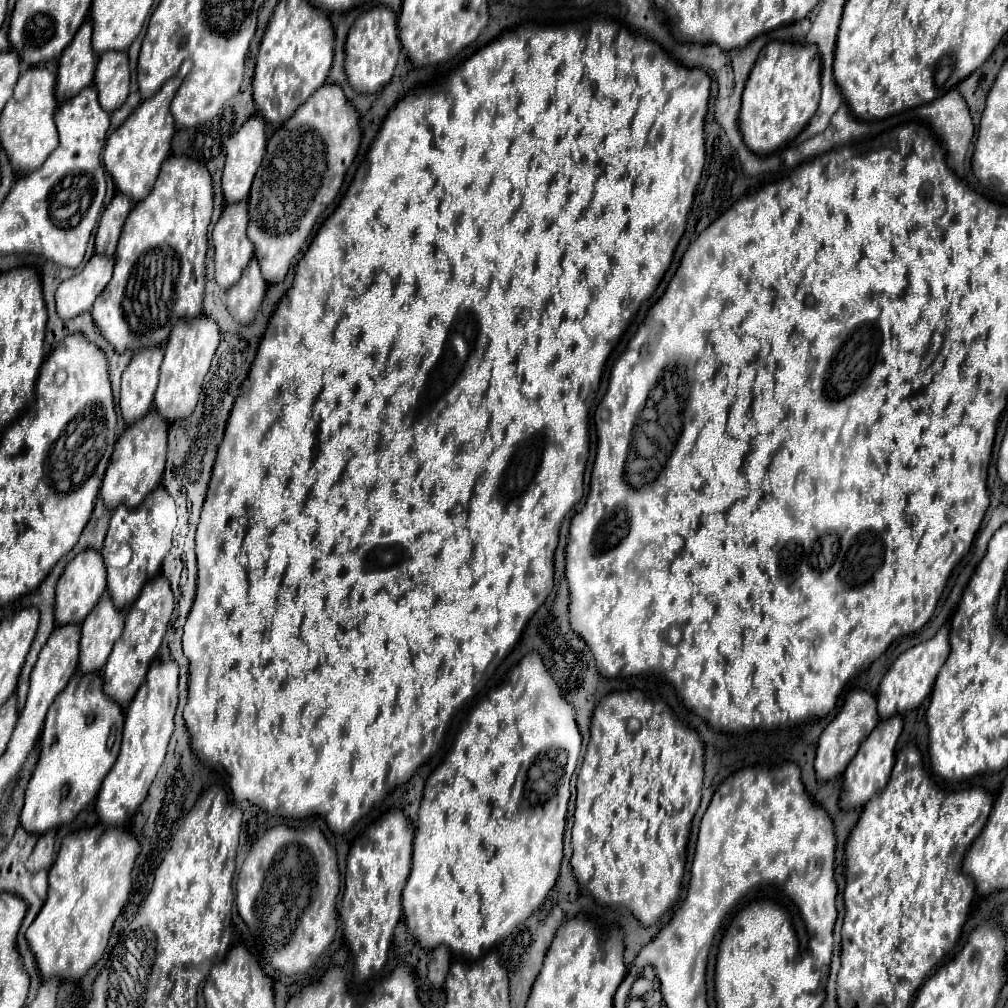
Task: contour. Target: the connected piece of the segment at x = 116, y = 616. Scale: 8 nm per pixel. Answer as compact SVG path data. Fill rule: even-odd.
M109 592L101 596L97 606L81 624L81 644L79 644L79 670L83 674L101 672L113 644L123 632L123 612L117 612Z

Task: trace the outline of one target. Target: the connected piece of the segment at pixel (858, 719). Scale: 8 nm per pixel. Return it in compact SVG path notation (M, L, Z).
M853 692L847 696L841 712L831 720L831 724L823 730L817 742L817 756L815 756L815 772L819 782L829 782L843 774L845 766L851 762L853 754L861 746L861 742L873 732L877 726L877 702L875 696L869 692Z

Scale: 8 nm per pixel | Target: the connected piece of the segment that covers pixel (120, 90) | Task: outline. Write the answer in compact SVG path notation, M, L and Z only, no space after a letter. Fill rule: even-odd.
M105 52L99 56L95 70L95 88L99 92L99 104L107 112L123 106L129 94L129 62L125 52Z

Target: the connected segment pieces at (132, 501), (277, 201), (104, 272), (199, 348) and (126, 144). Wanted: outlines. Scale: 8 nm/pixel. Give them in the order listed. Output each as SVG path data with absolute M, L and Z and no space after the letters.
M151 412L135 426L131 426L115 444L101 486L101 498L105 508L115 510L119 504L135 508L137 504L141 504L143 498L161 484L165 454L167 454L167 424L157 416L157 412Z
M337 84L321 86L299 110L293 114L289 122L285 122L271 136L267 144L267 154L261 170L257 170L251 194L249 194L249 226L247 236L255 244L255 258L261 266L263 278L273 282L283 282L287 278L289 266L295 254L305 244L311 234L317 218L323 214L327 204L331 204L343 184L343 176L353 162L357 148L361 142L361 128L357 110L347 102L343 90Z
M95 254L77 276L61 282L55 294L59 316L63 320L69 320L79 316L81 312L91 310L95 298L105 290L107 282L111 280L113 266L113 258L101 258L99 254Z
M207 316L197 318L197 322L177 322L177 326L173 326L173 334L165 344L161 380L153 398L155 410L159 412L161 418L165 418L167 422L175 422L185 420L193 414L217 344L219 344L219 328Z
M185 62L181 72L169 82L165 82L165 86L155 96L141 102L141 106L107 140L107 146L103 152L105 170L113 176L117 190L129 196L133 202L141 202L145 196L149 196L157 180L159 168L163 160L169 156L171 138L175 134L175 122L173 122L169 104L171 104L171 98L175 96L175 88L179 86L181 78L189 72L189 66L191 62Z

